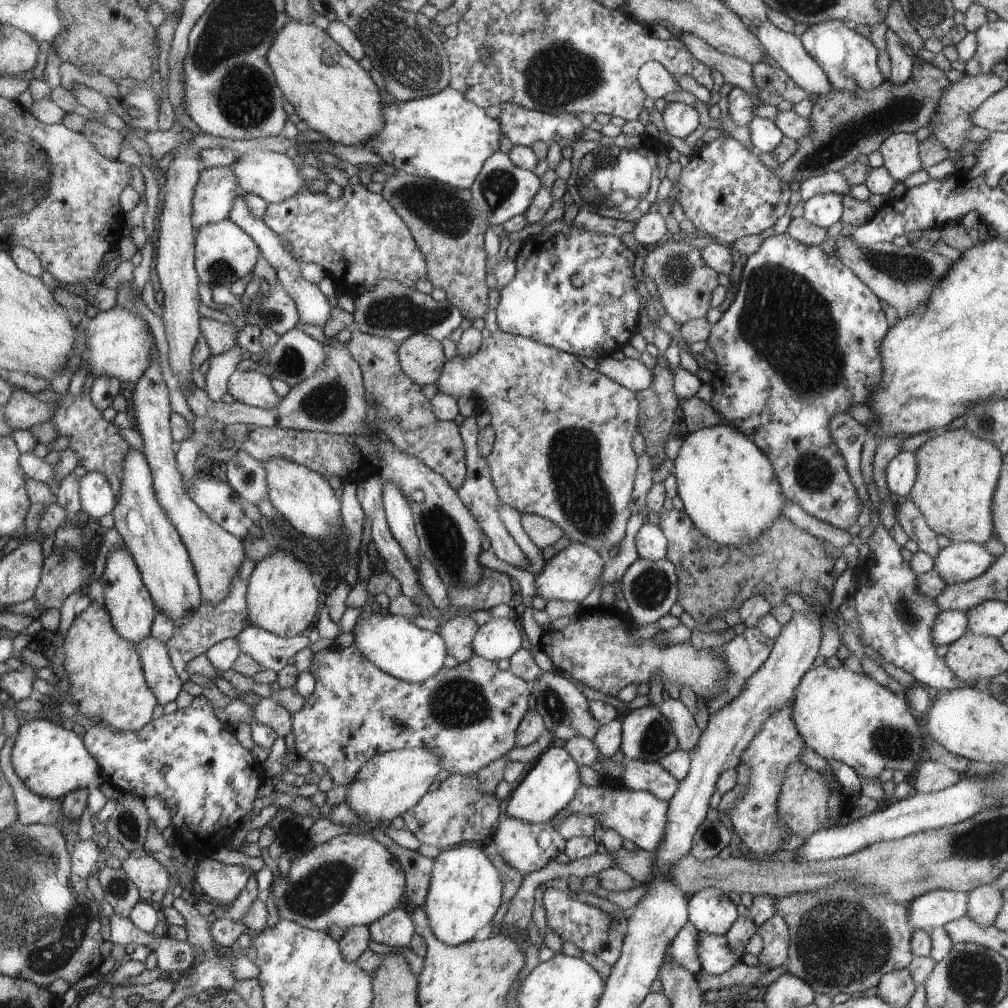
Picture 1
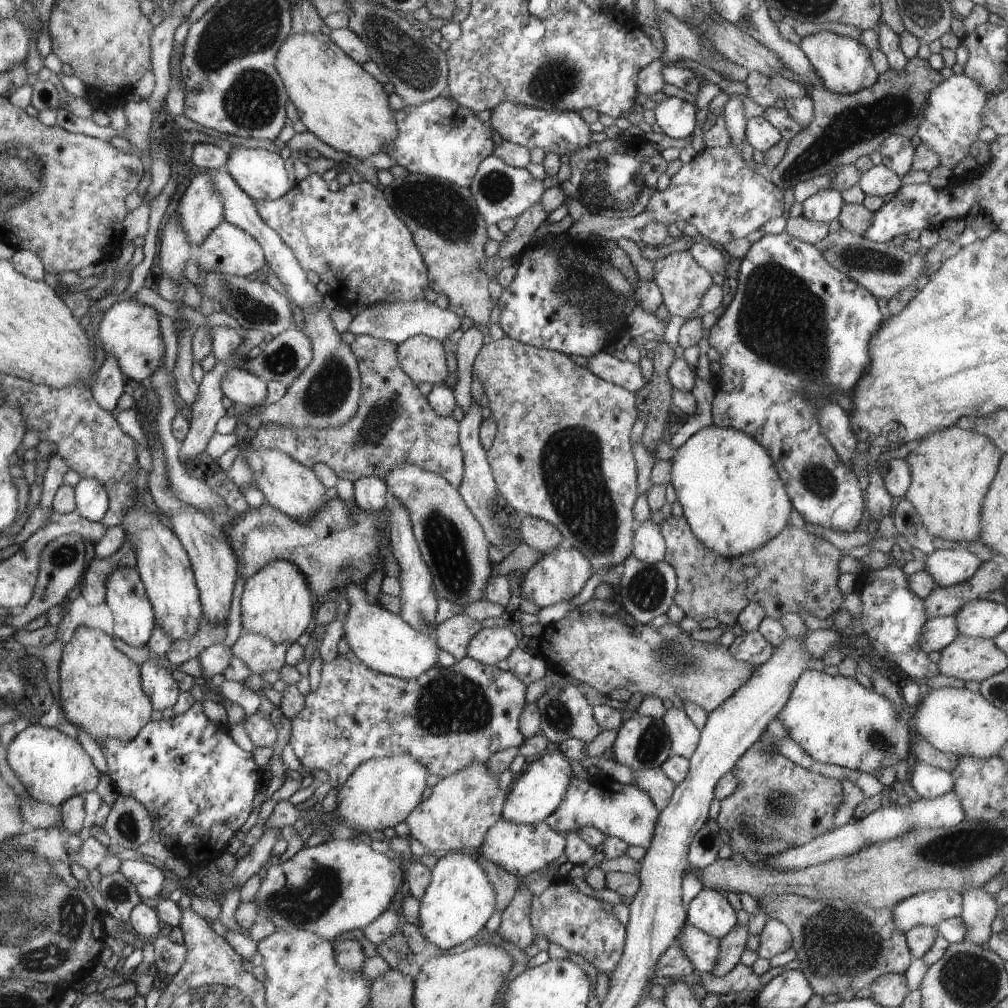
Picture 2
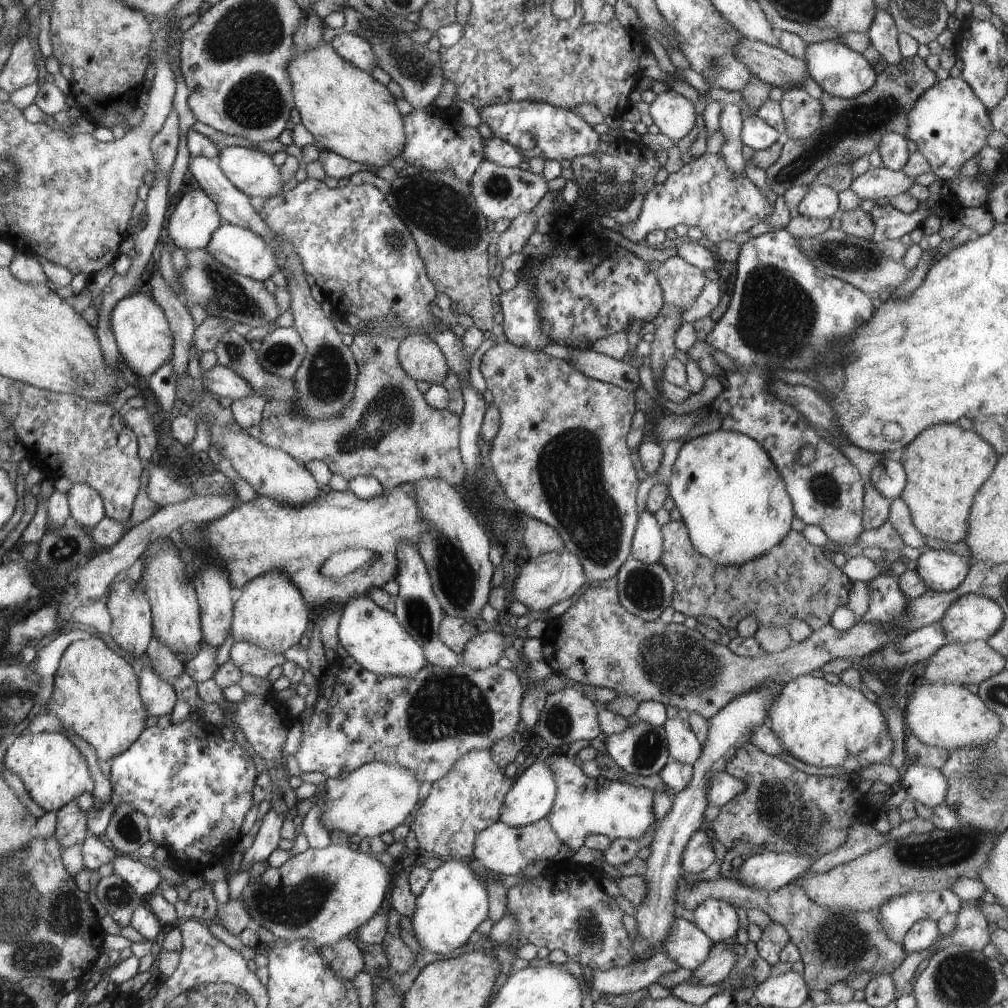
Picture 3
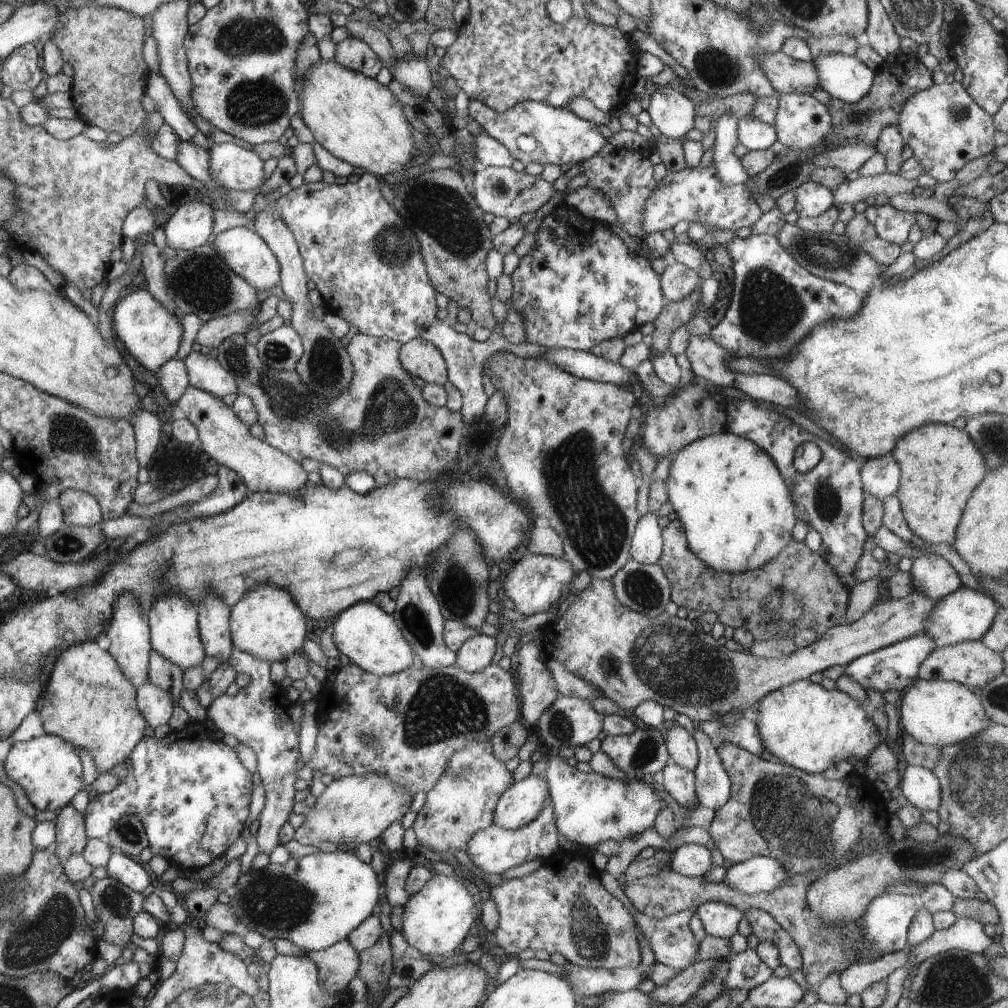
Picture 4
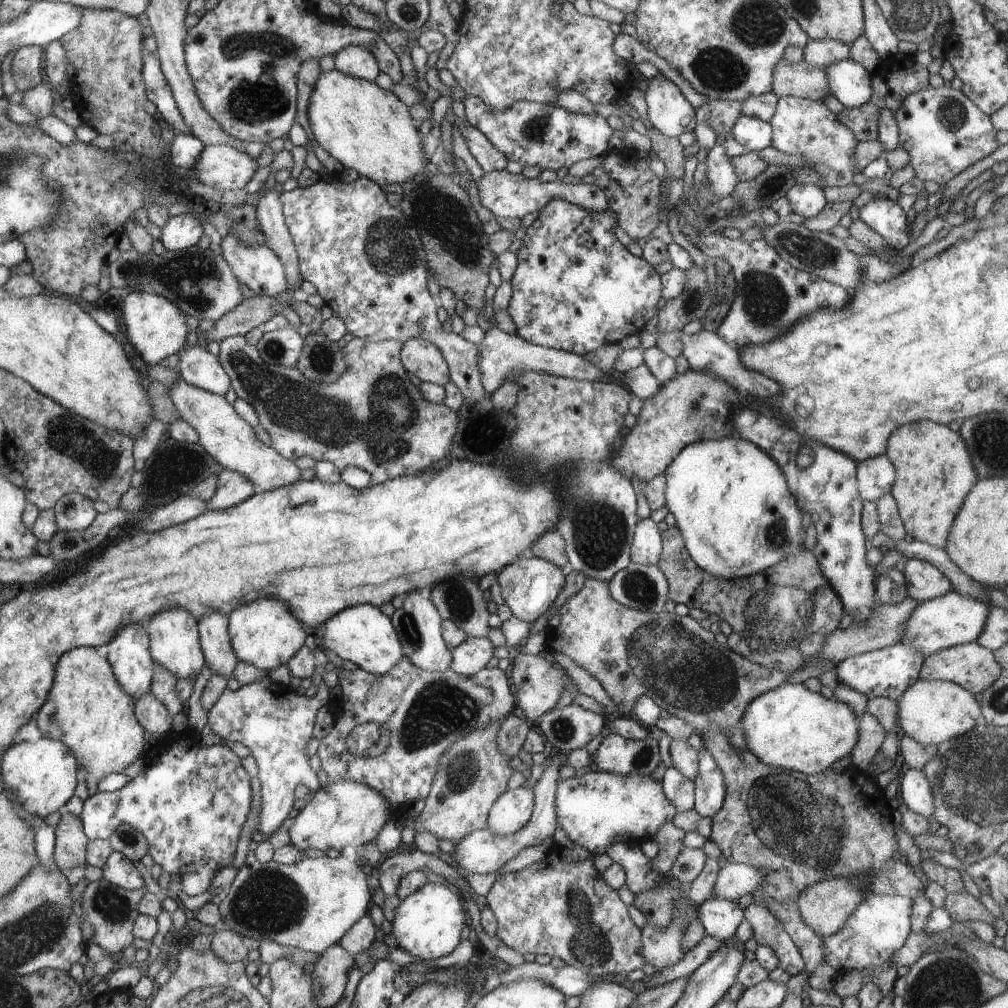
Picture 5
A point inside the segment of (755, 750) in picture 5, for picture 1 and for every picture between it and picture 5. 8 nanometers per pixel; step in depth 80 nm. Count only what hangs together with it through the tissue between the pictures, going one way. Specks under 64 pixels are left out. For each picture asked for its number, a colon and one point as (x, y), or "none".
1: (842, 715)
2: (838, 721)
3: (822, 724)
4: (806, 726)

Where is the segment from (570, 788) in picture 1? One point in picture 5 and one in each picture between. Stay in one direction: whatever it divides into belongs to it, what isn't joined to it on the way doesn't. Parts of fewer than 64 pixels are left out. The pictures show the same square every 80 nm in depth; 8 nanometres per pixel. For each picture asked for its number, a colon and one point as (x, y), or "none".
2: (539, 791)
3: (532, 796)
4: (522, 803)
5: (511, 812)

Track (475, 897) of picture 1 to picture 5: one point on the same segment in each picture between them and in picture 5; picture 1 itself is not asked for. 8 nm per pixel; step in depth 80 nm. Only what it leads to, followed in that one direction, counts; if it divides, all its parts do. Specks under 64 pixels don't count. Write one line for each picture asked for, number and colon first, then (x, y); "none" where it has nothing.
2: (459, 901)
3: (454, 904)
4: (437, 920)
5: (428, 924)

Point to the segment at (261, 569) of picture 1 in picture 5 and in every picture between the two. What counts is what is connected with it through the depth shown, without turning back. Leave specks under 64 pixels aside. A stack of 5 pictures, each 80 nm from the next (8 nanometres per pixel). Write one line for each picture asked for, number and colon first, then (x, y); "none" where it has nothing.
2: (277, 602)
3: (272, 613)
4: (267, 622)
5: (264, 633)

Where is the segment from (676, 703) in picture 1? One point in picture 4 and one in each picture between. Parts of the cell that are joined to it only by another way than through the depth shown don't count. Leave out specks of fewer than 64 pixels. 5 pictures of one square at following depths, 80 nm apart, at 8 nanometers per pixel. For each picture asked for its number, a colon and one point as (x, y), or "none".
2: (684, 736)
3: (684, 745)
4: (682, 747)

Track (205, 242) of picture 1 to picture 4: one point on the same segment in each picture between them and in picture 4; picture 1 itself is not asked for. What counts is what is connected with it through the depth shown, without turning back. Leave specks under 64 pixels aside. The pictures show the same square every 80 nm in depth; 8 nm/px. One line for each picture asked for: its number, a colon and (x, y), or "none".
2: (230, 250)
3: (242, 251)
4: (246, 253)

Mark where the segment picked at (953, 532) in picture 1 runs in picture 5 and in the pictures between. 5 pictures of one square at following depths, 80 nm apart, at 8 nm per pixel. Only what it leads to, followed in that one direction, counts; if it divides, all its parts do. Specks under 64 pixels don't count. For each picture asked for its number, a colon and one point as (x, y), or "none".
2: (952, 470)
3: (946, 465)
4: (941, 465)
5: (933, 474)

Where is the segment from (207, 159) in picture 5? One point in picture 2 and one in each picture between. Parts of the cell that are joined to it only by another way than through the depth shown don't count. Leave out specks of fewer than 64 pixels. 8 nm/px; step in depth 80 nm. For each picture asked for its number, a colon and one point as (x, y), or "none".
2: (261, 174)
3: (252, 172)
4: (240, 170)

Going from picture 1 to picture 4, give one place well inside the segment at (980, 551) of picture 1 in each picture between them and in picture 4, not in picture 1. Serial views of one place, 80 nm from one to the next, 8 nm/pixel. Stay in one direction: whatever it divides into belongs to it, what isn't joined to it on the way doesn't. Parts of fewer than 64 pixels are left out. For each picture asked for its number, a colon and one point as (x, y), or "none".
2: (948, 567)
3: (943, 571)
4: (932, 574)

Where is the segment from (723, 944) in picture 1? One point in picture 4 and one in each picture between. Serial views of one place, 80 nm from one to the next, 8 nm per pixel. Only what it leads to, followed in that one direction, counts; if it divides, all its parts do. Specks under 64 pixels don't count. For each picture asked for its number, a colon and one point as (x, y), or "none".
2: (703, 950)
3: (686, 944)
4: (673, 943)

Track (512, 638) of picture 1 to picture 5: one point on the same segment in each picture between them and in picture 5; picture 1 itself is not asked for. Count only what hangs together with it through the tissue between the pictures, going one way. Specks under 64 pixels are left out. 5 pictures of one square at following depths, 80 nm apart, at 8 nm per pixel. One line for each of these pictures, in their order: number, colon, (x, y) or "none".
2: (489, 646)
3: (486, 649)
4: (477, 653)
5: (473, 654)

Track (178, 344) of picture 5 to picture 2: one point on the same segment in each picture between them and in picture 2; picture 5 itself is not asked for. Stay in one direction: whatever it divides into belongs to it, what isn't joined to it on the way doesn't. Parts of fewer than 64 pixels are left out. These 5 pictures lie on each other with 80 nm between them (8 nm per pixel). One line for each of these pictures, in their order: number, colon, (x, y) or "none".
2: (130, 331)
3: (143, 336)
4: (151, 333)

